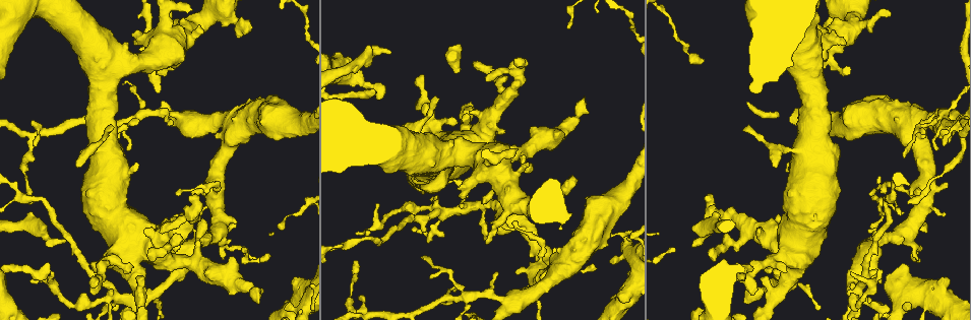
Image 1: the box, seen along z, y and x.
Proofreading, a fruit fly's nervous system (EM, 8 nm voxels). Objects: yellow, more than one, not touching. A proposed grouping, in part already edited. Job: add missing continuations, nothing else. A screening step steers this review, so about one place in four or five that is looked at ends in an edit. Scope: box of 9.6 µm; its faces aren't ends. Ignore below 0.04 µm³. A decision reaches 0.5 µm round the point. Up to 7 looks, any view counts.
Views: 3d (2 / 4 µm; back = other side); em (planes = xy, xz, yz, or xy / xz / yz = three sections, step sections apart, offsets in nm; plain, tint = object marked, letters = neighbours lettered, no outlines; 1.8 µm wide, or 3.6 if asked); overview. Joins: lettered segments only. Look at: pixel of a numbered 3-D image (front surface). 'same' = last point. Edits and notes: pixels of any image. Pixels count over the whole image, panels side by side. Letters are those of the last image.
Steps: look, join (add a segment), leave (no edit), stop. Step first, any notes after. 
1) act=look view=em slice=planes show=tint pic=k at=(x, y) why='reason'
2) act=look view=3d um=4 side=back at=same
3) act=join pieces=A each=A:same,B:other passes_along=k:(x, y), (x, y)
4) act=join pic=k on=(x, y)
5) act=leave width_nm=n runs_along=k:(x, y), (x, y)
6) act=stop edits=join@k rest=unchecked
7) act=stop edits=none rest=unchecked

act=look view=3d um=2 pic=1 at=(467, 206) why='sudden change in width'

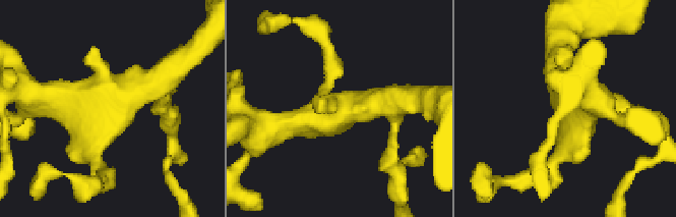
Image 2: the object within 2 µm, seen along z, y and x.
act=look view=em slice=xz step=16 show=tint pic=2 at=(342, 110) arms=4

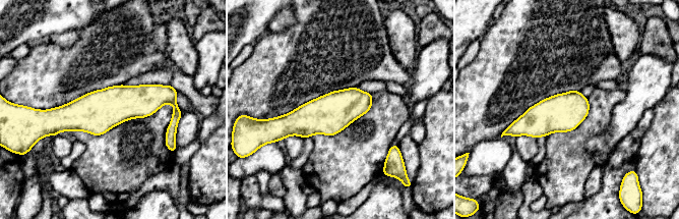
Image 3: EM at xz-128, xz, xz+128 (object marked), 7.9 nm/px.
act=look view=em slice=planes show=letters at=same why='cut it another way'

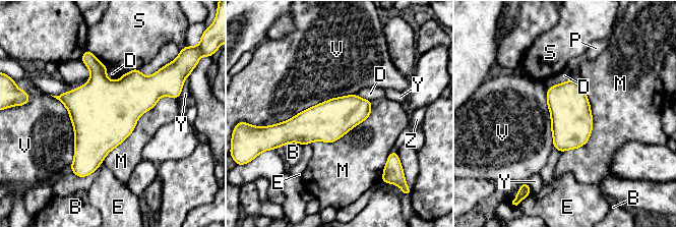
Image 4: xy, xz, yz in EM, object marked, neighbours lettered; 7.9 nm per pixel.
act=leave each=B:other,D:other,E:other,M:other,P:other,S:other,V:other,Y:other,Z:other border=4:(356, 94), (332, 97), (269, 125) found='none of them fits'

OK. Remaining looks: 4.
act=look view=3d um=4 side=back pic=1 at=(563, 128)

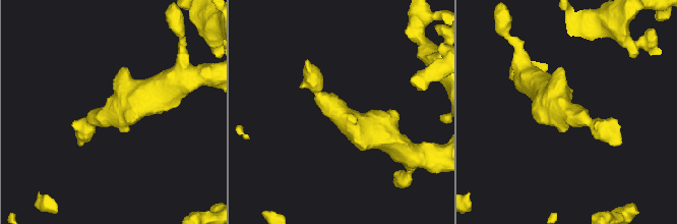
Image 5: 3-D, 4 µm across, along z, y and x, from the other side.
act=look view=em um=3.6 slice=xy step=16 show=tint pic=5 at=(566, 112) arm_widths_nm=240,600

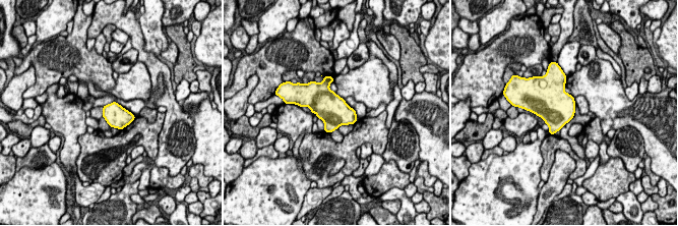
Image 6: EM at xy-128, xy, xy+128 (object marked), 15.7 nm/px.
act=look view=em um=3.6 slice=planes show=letters at=same why='another direction'

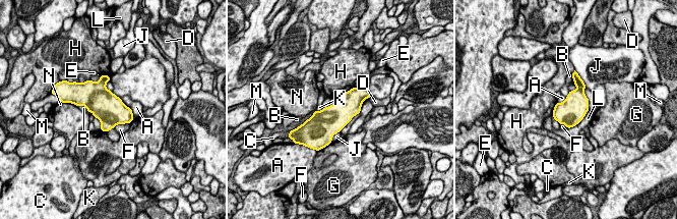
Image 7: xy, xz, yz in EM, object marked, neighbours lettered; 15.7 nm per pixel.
act=leave width_nm=420 each=A:other,B:other,C:other,D:other,E:other,F:other,G:other,H:other,J:other,K:other,L:other,M:other,N:other border=7:(129, 122), (116, 124), (113, 127) found='none of them fits'

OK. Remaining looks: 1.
act=stop edits=none rest=unchecked

